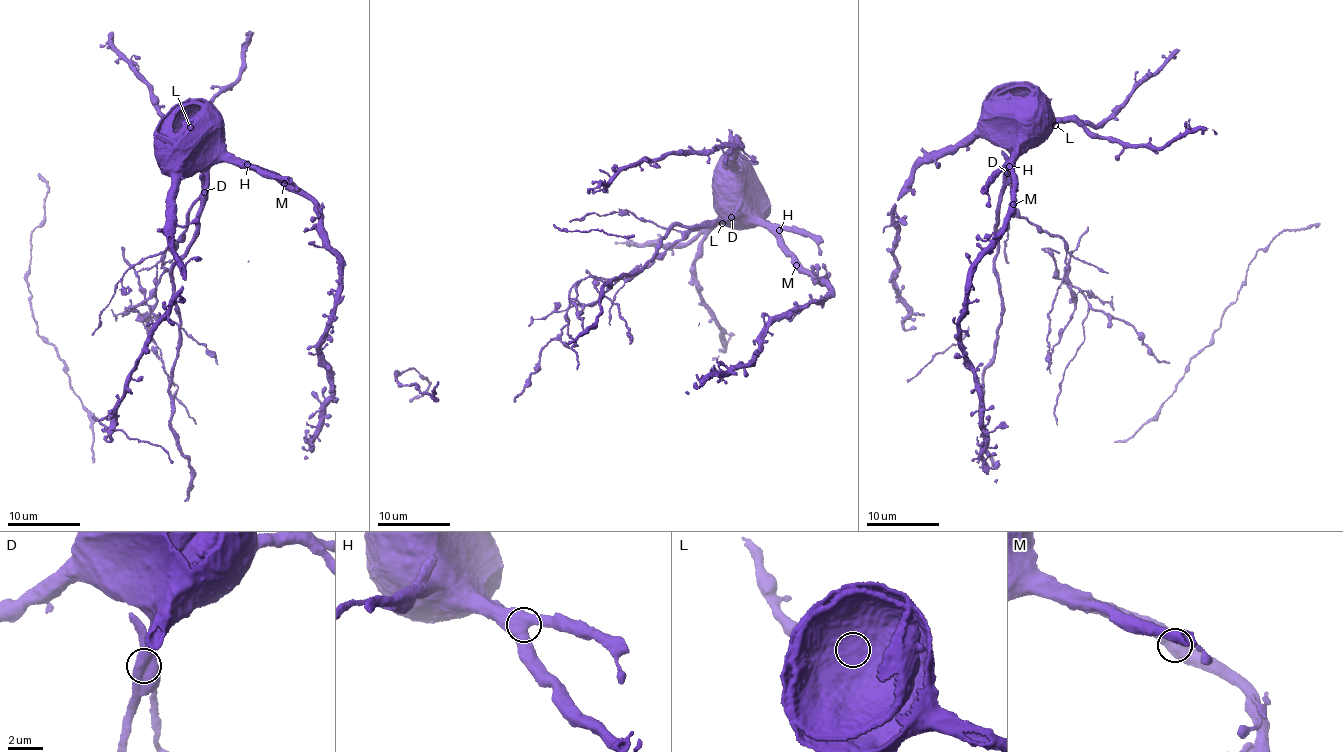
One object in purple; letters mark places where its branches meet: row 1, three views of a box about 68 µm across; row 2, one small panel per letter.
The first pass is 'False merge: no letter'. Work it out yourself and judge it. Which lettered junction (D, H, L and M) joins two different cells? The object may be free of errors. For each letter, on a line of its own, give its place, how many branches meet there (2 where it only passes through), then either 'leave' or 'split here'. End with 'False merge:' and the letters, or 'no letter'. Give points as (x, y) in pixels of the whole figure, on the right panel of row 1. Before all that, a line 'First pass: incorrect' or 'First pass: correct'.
First pass: incorrect
D: at (1007, 173); 2 branches meet; split here
H: at (1009, 166); 2 branches meet; leave
L: at (1055, 125); 2 branches meet; leave
M: at (1013, 204); 2 branches meet; leave
False merge: D

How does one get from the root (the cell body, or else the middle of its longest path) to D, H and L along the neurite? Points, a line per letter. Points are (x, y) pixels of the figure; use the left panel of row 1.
D: (168, 135), (172, 152), (199, 173), (204, 192)
H: (168, 135), (179, 135), (223, 156), (247, 164)
L: (168, 135), (161, 131), (174, 119), (190, 127)

